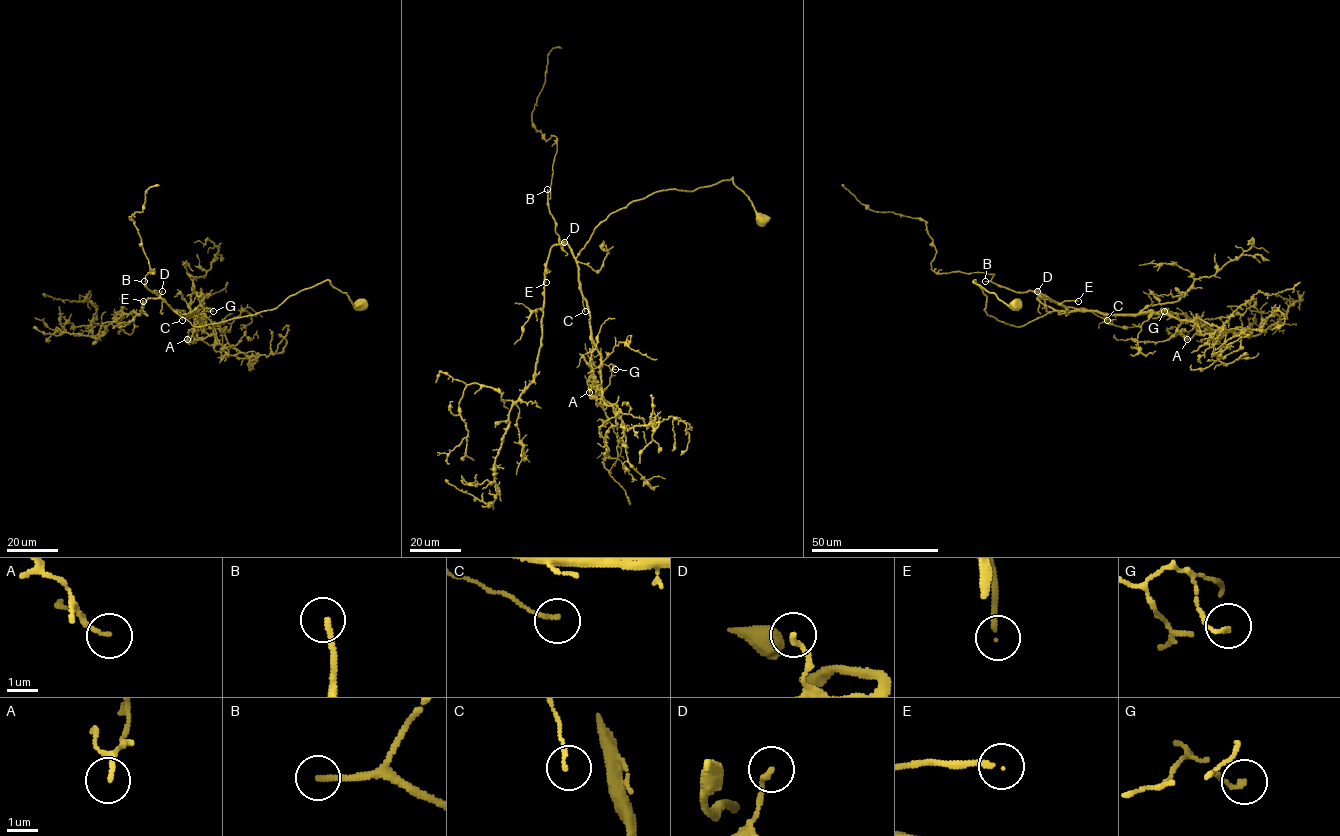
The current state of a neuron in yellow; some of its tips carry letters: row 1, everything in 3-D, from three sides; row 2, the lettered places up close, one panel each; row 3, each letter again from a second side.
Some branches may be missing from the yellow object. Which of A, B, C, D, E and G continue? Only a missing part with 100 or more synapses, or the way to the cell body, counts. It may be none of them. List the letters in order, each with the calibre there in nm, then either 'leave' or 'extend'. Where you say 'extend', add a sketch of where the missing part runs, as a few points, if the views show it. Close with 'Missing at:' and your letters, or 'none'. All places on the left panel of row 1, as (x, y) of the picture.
A: calibre 100 nm; leave
B: calibre 200 nm; extend; course (144, 281), (153, 306), (128, 358), (105, 352), (115, 322), (89, 303), (40, 310), (24, 369)
C: calibre 120 nm; leave
D: calibre 170 nm; leave
E: calibre 160 nm; extend; course (143, 301), (141, 286), (136, 288), (138, 284), (139, 293), (136, 281)
G: calibre 110 nm; leave
Missing at: B, E

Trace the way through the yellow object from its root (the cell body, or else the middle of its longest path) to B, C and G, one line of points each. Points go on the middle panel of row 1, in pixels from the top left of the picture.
B: (762, 221), (732, 178), (691, 191), (662, 190), (612, 212), (576, 258), (564, 241), (561, 248), (547, 189)
C: (762, 221), (732, 178), (632, 201), (594, 230), (576, 259), (585, 311)
G: (762, 221), (732, 178), (654, 192), (594, 230), (576, 259), (579, 289), (590, 341), (615, 369)

